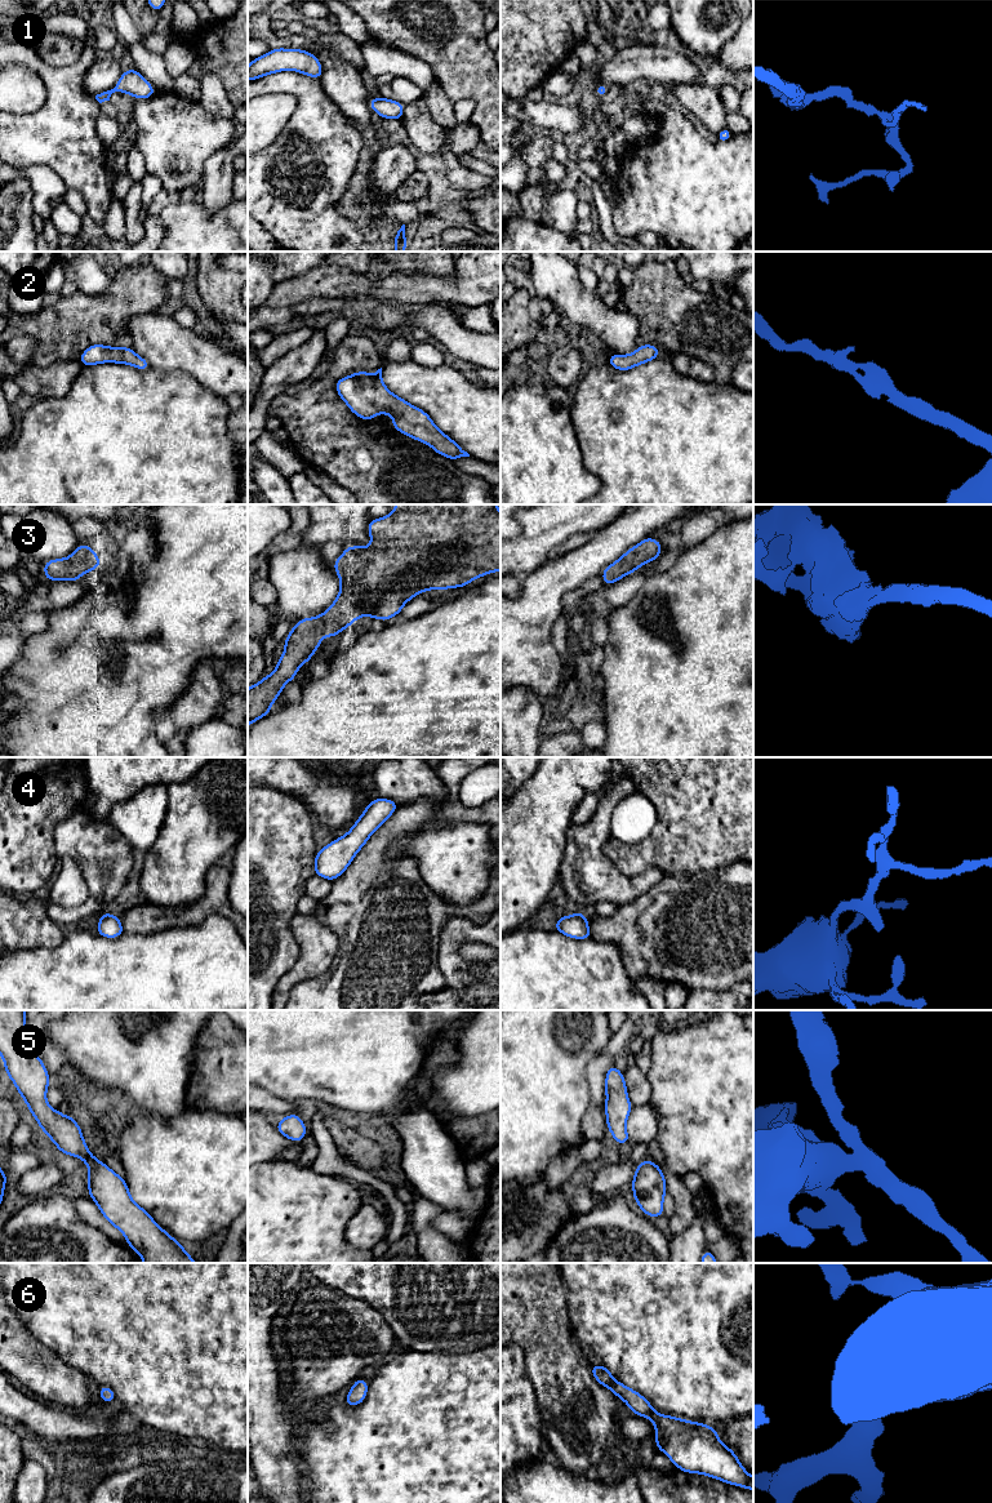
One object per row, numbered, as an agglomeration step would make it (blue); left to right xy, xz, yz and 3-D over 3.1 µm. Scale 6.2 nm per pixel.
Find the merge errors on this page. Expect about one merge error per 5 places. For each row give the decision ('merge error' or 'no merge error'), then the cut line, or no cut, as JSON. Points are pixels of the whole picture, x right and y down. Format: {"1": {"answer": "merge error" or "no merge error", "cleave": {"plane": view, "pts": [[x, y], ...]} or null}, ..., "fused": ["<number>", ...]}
{"1": {"answer": "no merge error", "cleave": null}, "2": {"answer": "no merge error", "cleave": null}, "3": {"answer": "no merge error", "cleave": null}, "4": {"answer": "no merge error", "cleave": null}, "5": {"answer": "no merge error", "cleave": null}, "6": {"answer": "no merge error", "cleave": null}, "fused": []}

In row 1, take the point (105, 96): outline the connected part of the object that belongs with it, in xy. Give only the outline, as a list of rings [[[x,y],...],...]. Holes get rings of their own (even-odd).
[[[134,67],[121,74],[114,89],[97,94],[95,99],[99,103],[110,101],[115,92],[124,92],[141,99],[147,99],[156,93],[155,88]]]

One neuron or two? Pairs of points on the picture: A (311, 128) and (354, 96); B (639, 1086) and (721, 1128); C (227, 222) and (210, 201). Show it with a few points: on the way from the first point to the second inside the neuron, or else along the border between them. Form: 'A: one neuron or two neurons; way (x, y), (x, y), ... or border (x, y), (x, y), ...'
A: two neurons; border (321, 81), (321, 88), (328, 97), (360, 128)
B: two neurons; border (645, 1074), (650, 1086), (650, 1102)
C: two neurons; border (231, 196), (214, 210), (209, 210), (201, 203)

